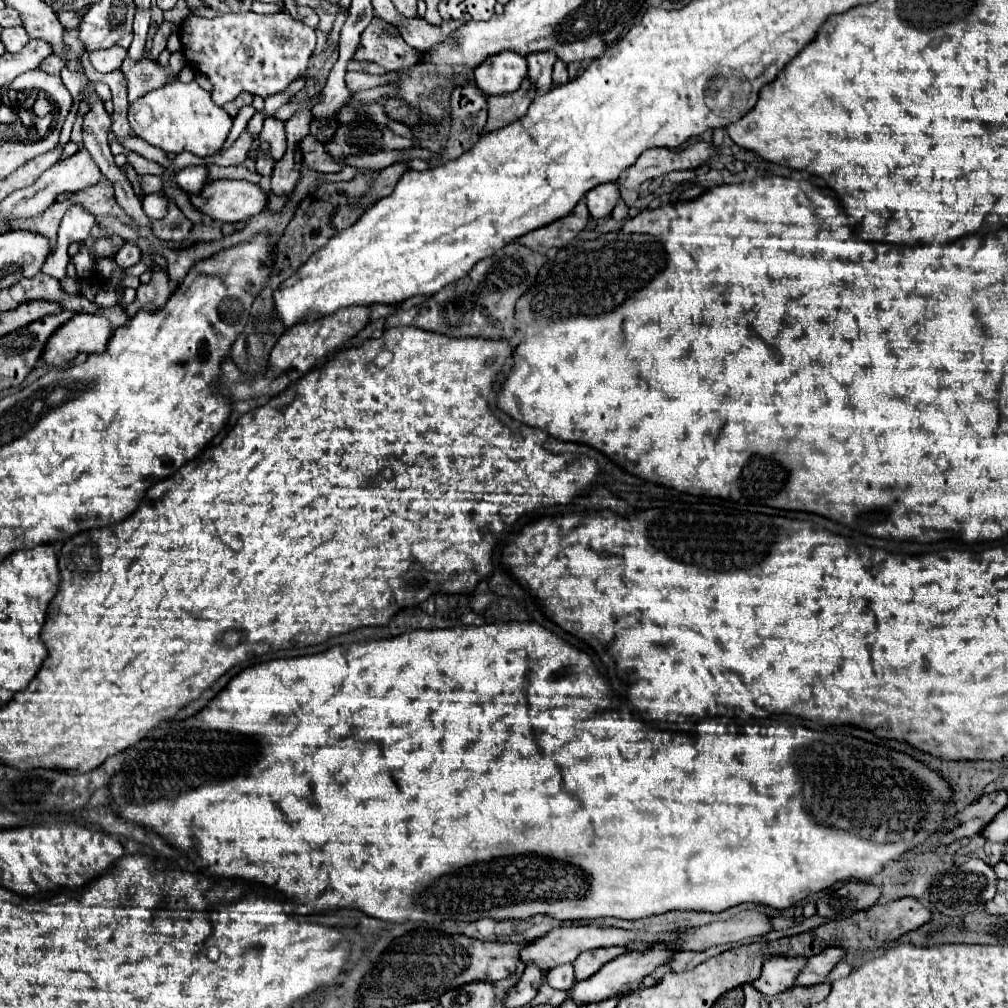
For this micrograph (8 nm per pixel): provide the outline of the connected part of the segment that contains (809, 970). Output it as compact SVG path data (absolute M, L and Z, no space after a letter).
M832 946L832 948L826 948L824 952L820 952L818 956L812 956L812 958L808 960L808 966L800 972L796 984L798 984L798 986L812 986L812 984L826 982L826 976L828 976L830 970L842 960L844 954L846 954L844 948Z

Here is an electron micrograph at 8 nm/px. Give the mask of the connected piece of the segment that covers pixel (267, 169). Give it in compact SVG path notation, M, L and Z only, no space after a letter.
M260 152L260 154L256 156L256 170L258 170L264 178L268 178L268 176L272 174L272 168L274 168L274 158L272 158L272 154L270 154L270 152Z

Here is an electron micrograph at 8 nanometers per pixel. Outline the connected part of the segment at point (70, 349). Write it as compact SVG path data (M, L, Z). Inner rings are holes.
M74 314L72 320L60 326L48 338L42 362L48 366L62 366L72 362L78 354L100 354L110 340L110 322L102 314Z

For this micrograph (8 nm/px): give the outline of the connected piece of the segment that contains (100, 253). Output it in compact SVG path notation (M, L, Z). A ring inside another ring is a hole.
M106 236L106 238L100 238L100 240L94 242L94 252L96 252L96 260L102 260L102 258L114 258L116 248L114 248L112 240Z

